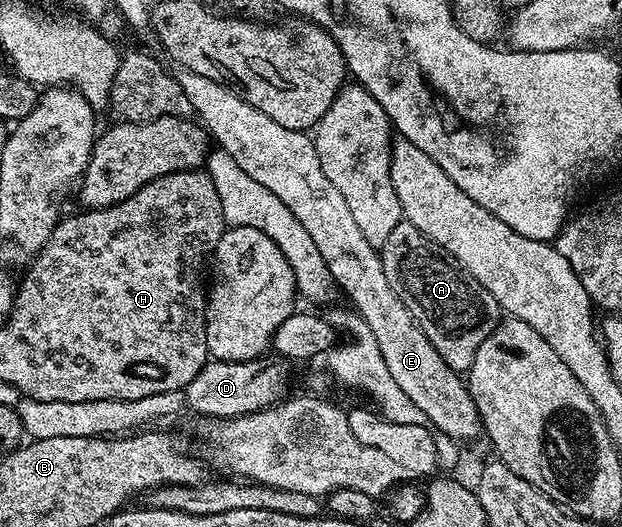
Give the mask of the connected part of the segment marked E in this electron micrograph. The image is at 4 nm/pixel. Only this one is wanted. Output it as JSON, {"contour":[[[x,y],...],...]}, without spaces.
{"contour":[[[182,69],[176,70],[173,76],[189,97],[194,118],[205,128],[214,146],[229,153],[253,181],[265,185],[265,189],[280,199],[304,226],[320,250],[334,286],[347,294],[352,303],[348,304],[355,314],[369,325],[393,381],[397,381],[409,401],[421,409],[424,420],[431,421],[440,434],[456,441],[479,435],[481,424],[477,405],[464,376],[441,361],[441,353],[433,349],[429,337],[425,337],[409,309],[405,309],[401,297],[393,293],[393,285],[389,285],[389,277],[385,277],[380,252],[366,241],[342,194],[322,172],[314,140],[304,131],[277,125],[273,117],[261,113],[261,109],[253,109],[253,105],[237,92],[217,81],[209,81],[209,77]]]}

